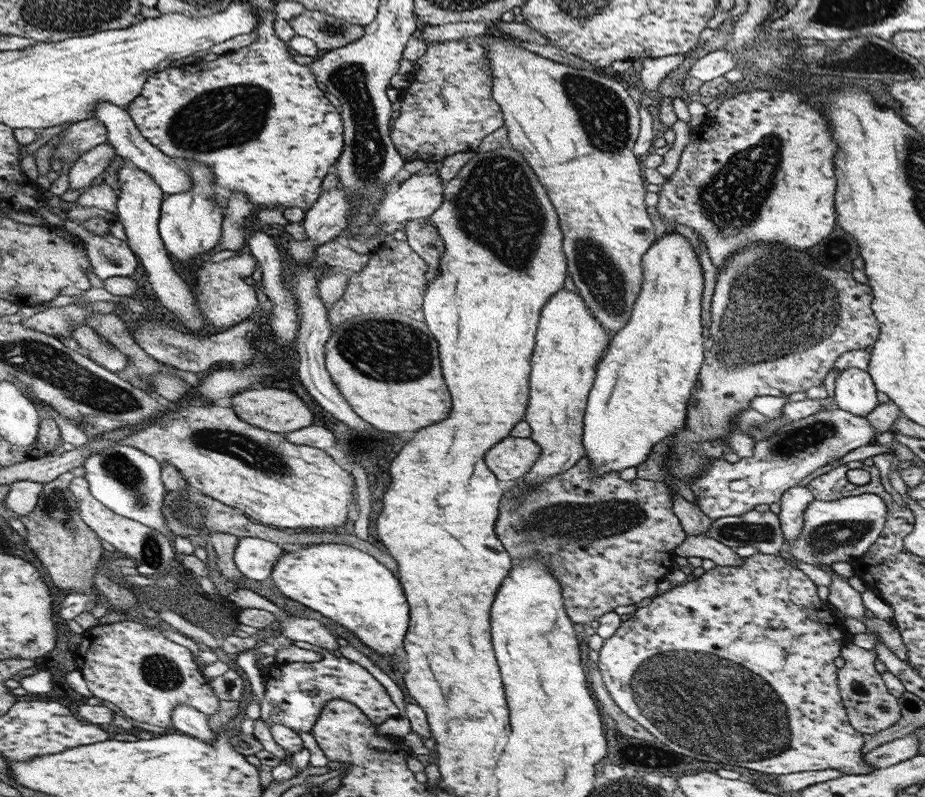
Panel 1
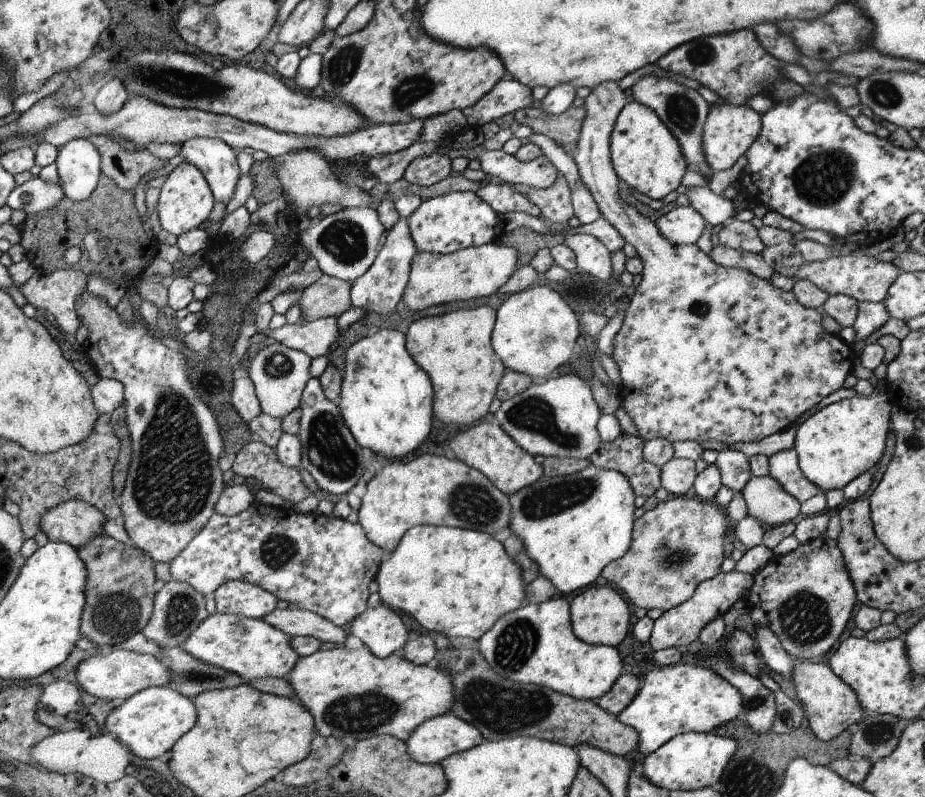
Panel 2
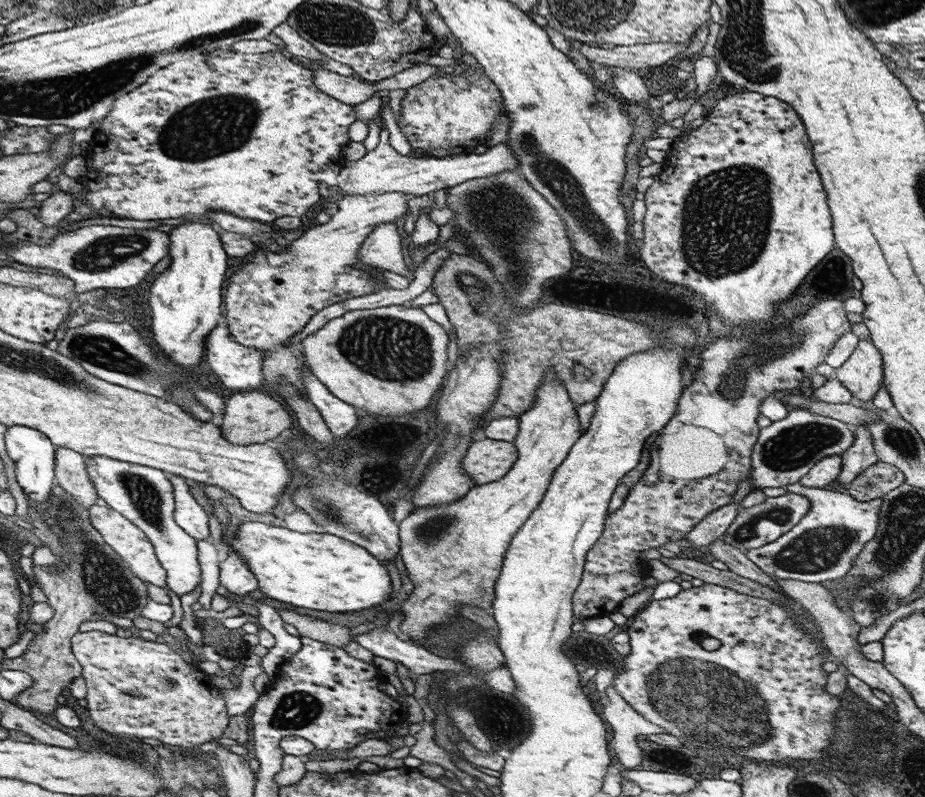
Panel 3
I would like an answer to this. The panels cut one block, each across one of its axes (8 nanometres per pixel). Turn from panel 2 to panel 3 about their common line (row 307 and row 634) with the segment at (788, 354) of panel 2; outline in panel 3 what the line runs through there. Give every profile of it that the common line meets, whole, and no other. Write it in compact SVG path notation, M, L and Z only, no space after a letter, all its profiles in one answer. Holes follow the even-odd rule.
M704 583L670 598L649 600L625 631L630 637L630 654L623 656L623 668L617 671L613 686L648 721L678 737L682 746L732 750L738 756L768 763L803 764L801 760L826 758L824 748L835 735L834 714L842 708L838 697L825 689L828 674L822 672L822 664L828 654L820 651L826 646L822 637L812 640L782 606ZM704 638L718 638L721 645L717 650L706 650L701 644Z

